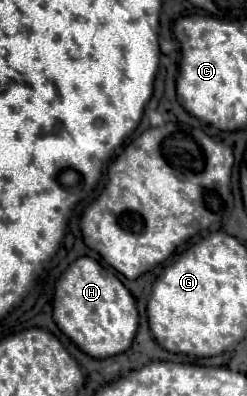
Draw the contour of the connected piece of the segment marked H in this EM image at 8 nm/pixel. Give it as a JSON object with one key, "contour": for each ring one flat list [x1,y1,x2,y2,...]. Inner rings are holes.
{"contour":[[77,258,55,284,53,318,59,330,69,336,85,354,93,358,109,358,131,348,137,332,137,306,131,292,121,280,95,258]]}

